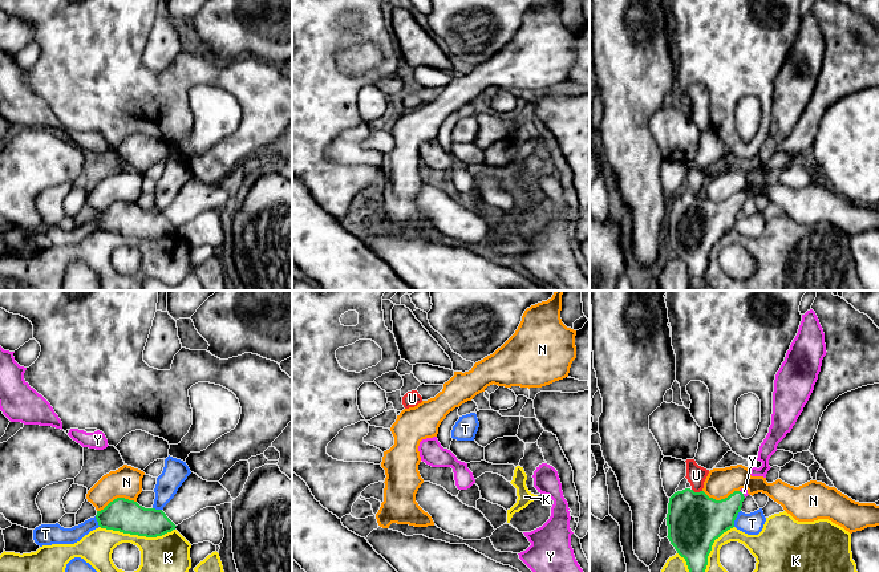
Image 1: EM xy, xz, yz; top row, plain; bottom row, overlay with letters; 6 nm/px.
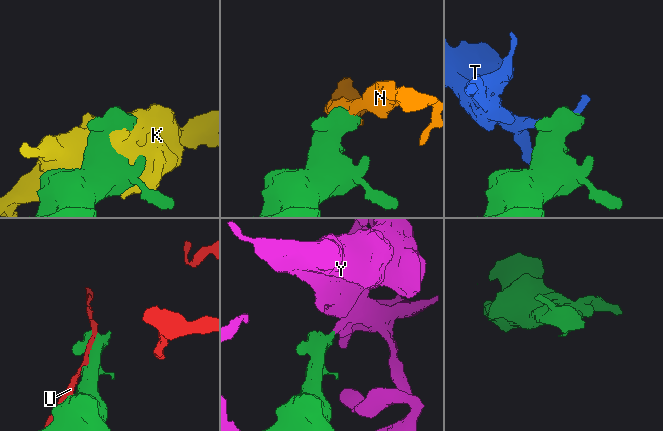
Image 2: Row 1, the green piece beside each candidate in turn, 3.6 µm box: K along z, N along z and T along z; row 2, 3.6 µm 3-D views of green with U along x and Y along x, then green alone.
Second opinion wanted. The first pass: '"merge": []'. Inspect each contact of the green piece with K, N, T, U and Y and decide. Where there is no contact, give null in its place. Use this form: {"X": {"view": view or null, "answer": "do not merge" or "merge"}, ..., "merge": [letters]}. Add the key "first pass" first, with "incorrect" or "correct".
{"first pass": "incorrect", "K": {"view": "xy", "answer": "do not merge"}, "N": {"view": "xy", "answer": "do not merge"}, "T": {"view": "yz", "answer": "do not merge"}, "U": {"view": "yz", "answer": "do not merge"}, "Y": {"view": "yz", "answer": "merge"}, "merge": ["Y"]}

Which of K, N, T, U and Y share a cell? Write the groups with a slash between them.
K / N / T / U / Y

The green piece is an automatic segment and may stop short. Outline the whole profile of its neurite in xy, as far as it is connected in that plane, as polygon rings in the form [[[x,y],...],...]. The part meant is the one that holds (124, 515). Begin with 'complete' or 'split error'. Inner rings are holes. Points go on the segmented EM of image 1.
complete; [[[117,498],[97,511],[96,519],[101,528],[146,537],[162,536],[177,527],[162,510],[145,508],[125,498]]]

